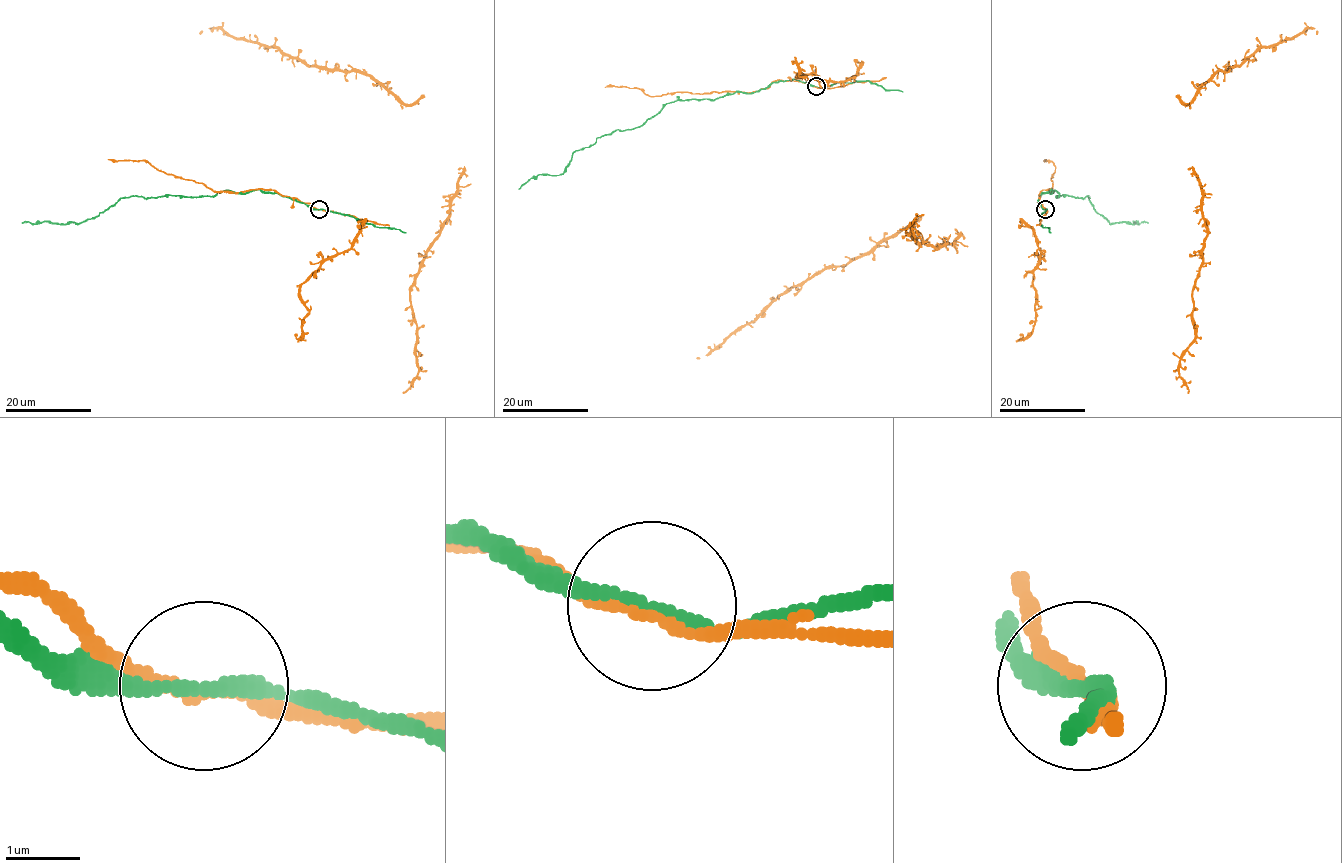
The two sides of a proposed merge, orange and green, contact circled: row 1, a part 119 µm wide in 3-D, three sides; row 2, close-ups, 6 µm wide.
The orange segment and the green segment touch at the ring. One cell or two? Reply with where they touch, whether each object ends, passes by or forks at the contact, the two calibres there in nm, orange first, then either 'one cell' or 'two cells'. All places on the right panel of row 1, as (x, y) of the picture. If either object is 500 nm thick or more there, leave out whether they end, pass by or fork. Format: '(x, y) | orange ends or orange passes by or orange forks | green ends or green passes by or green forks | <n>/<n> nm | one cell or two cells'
(1045, 209) | orange passes by | green passes by | 160/170 nm | one cell

